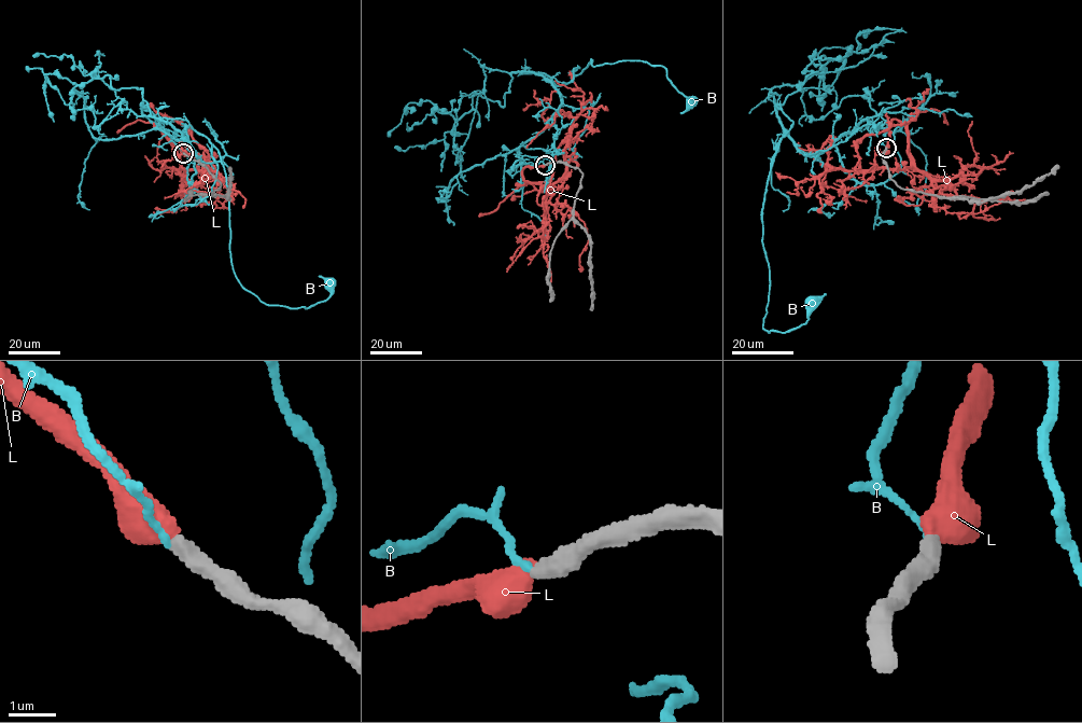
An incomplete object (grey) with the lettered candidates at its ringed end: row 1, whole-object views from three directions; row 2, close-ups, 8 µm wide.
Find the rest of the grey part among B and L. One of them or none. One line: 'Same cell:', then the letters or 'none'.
Same cell: L

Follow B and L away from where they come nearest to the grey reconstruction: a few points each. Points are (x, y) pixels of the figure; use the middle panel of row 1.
B: (545, 165), (529, 165), (519, 148), (561, 95), (529, 71), (566, 85), (591, 59), (647, 61), (691, 101)
L: (545, 165), (525, 167), (522, 178), (552, 185), (564, 171), (570, 140), (559, 147), (548, 189), (513, 200)

